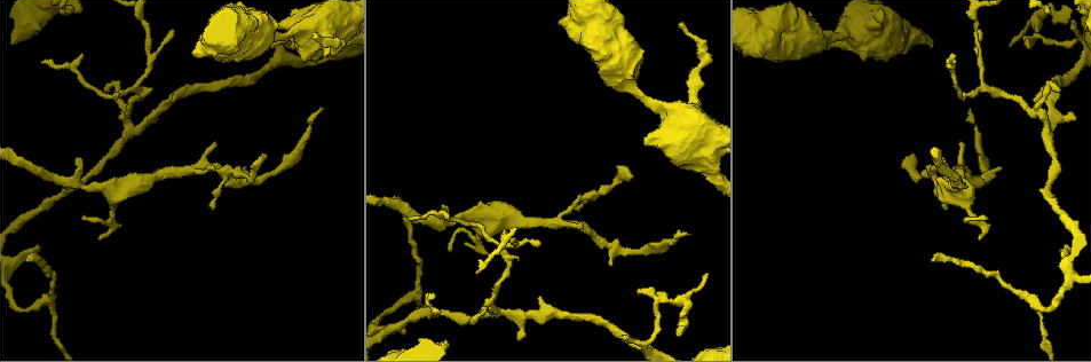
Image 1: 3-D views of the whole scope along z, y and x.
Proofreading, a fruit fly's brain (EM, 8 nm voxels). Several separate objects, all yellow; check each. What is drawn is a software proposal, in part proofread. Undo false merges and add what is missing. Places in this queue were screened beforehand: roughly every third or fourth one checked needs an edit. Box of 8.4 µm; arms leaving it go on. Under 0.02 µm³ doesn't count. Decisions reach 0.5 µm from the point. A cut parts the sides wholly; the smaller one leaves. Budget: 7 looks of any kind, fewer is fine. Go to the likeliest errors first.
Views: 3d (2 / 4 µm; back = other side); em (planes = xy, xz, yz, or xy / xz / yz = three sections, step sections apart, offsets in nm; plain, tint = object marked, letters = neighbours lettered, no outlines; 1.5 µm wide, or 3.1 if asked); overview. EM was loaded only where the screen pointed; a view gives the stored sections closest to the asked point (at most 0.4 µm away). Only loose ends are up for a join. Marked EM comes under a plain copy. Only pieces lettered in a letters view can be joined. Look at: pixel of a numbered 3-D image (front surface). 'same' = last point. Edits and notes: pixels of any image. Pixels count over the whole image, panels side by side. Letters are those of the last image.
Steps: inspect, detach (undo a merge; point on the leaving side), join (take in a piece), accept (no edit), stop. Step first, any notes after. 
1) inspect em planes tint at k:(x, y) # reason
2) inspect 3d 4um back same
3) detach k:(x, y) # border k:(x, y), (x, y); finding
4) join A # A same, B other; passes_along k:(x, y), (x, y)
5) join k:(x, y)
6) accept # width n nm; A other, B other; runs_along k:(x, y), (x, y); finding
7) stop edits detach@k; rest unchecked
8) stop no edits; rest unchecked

inspect 3d 4um at 1:(214, 145) # free end

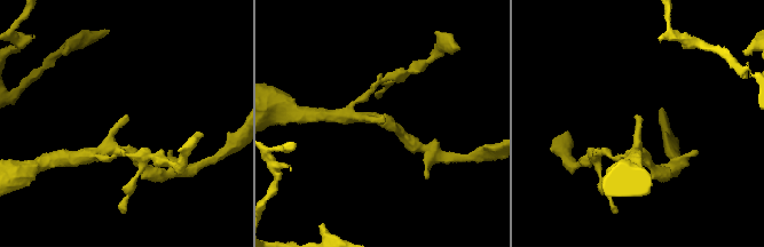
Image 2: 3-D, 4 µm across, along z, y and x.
inspect em xy step 8 letters at 2:(127, 118) # now the EM

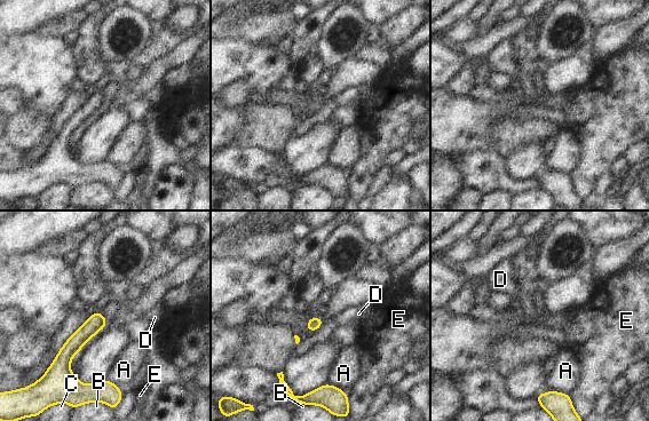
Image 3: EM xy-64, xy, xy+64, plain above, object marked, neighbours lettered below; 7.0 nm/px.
accept # A other, B other, C other, D other, E other; runs_along 3:(97, 315), (64, 356), (64, 372), (96, 389); no lettered piece goes on from it

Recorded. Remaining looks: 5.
inspect em planes letters at 1:(681, 23) # thin end

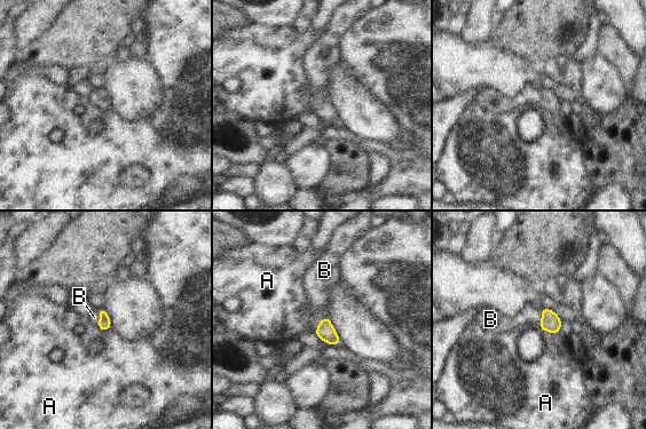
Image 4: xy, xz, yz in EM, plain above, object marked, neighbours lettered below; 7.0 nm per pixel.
join 4:(315, 288) # width 90 nm; A other, B same; passes_along 4:(325, 332), (318, 324), (315, 288); it goes on there

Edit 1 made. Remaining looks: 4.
inspect em yz step 8 letters at 1:(98, 239) # branch stops here

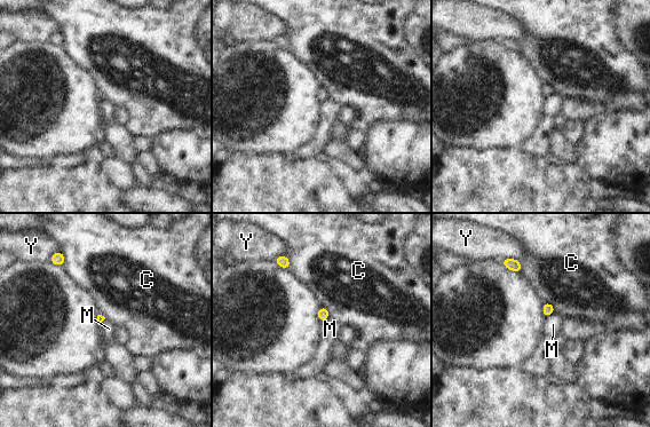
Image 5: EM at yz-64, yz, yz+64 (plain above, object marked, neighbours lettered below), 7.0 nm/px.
inspect em planes letters same

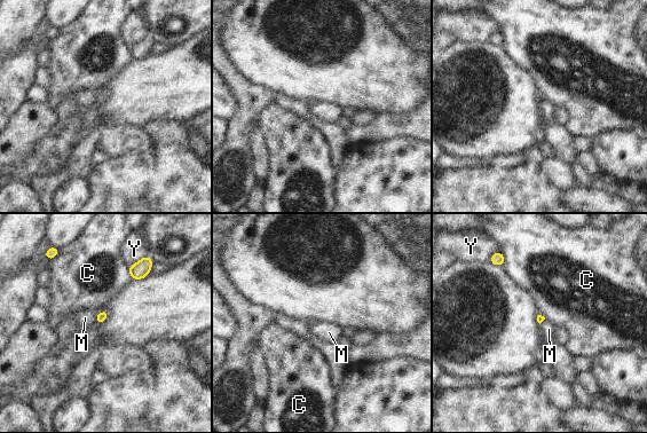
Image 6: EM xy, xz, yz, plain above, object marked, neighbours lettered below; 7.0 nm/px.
accept # C other, M other, Y other; border 6:(94, 316), (95, 321); no lettered piece goes on from it

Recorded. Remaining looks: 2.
stop edits join@4; rest unchecked

